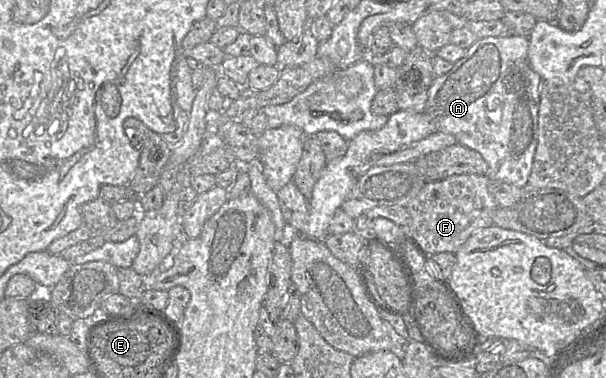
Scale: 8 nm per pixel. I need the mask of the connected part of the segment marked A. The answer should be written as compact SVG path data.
M523 36L487 37L477 40L451 71L436 77L428 89L425 112L436 124L436 131L455 136L458 144L481 154L488 164L489 181L503 181L525 188L538 143L538 112L541 77L528 61L529 39Z

